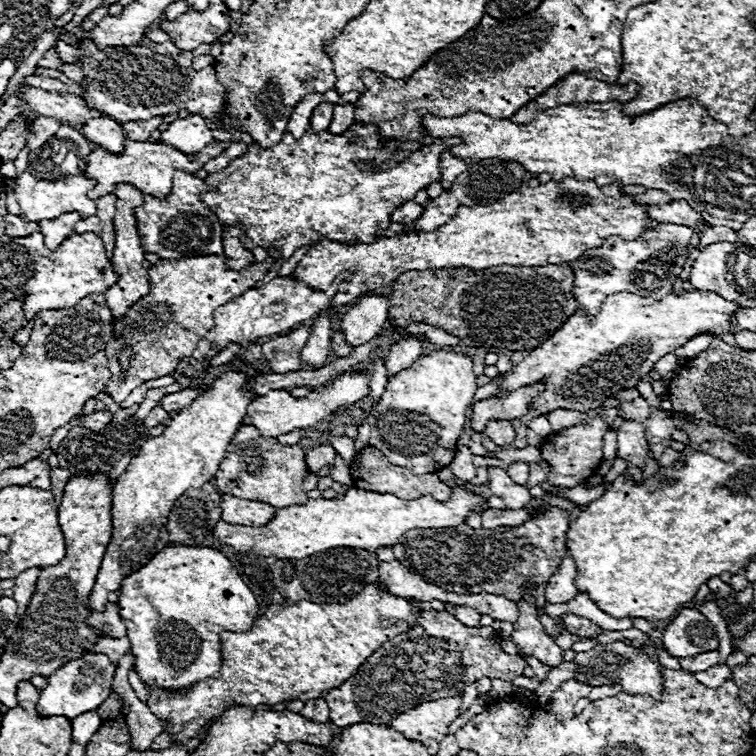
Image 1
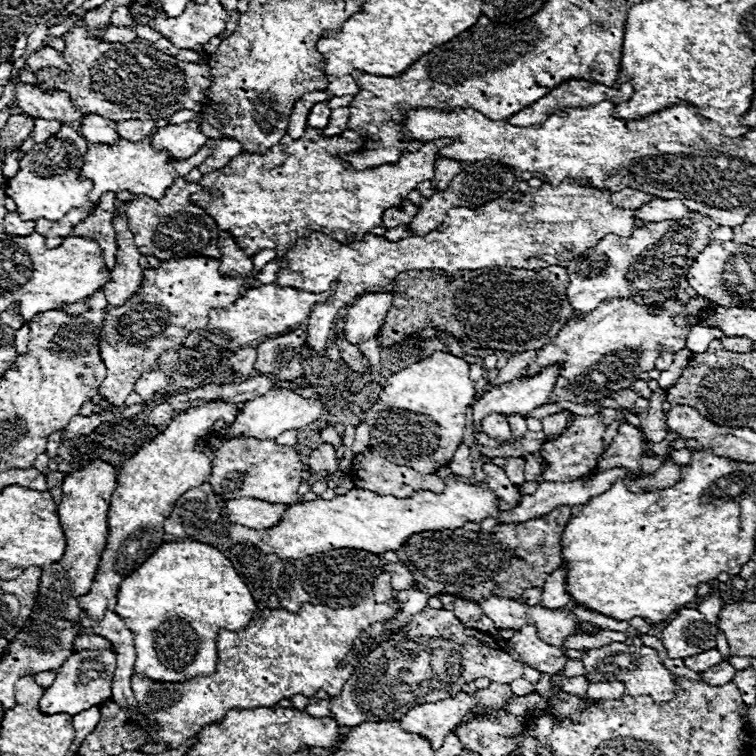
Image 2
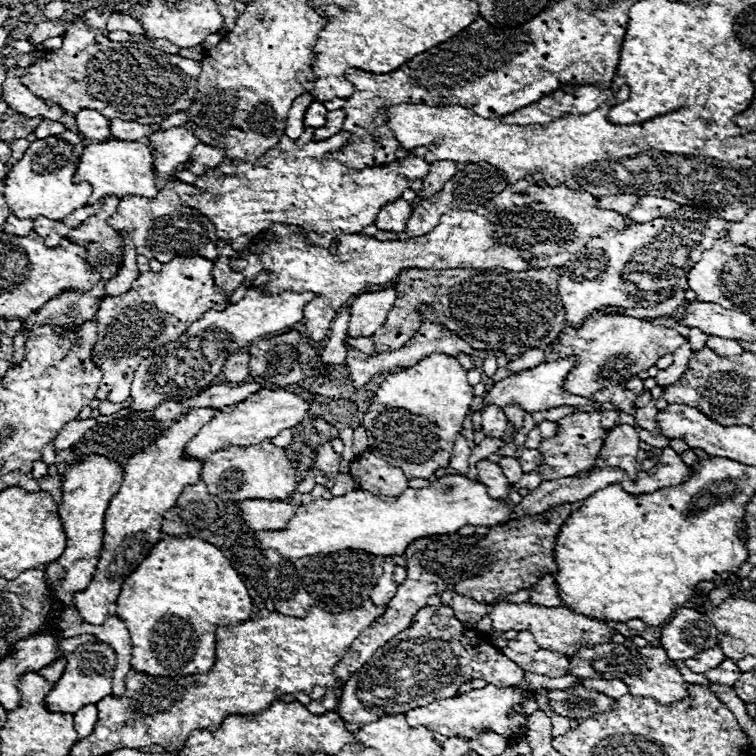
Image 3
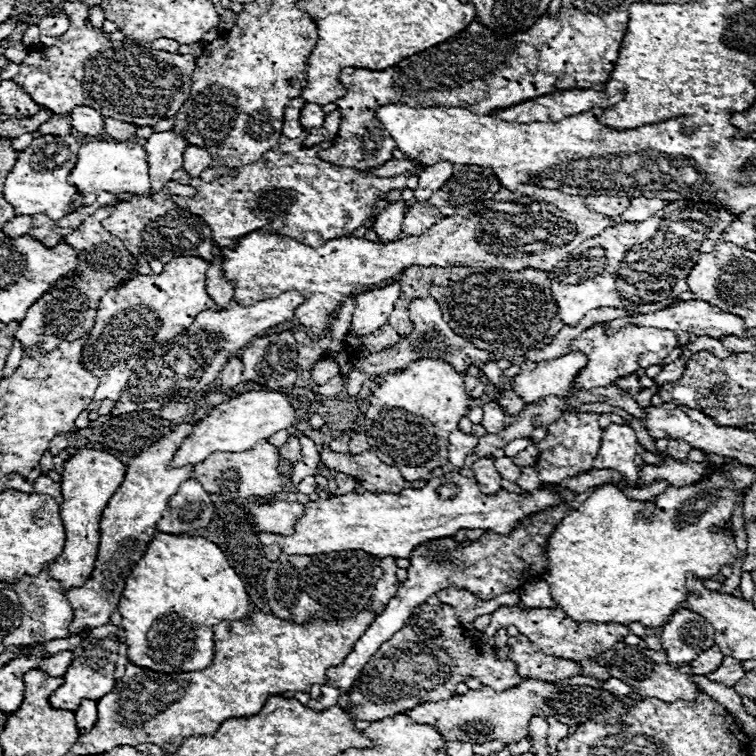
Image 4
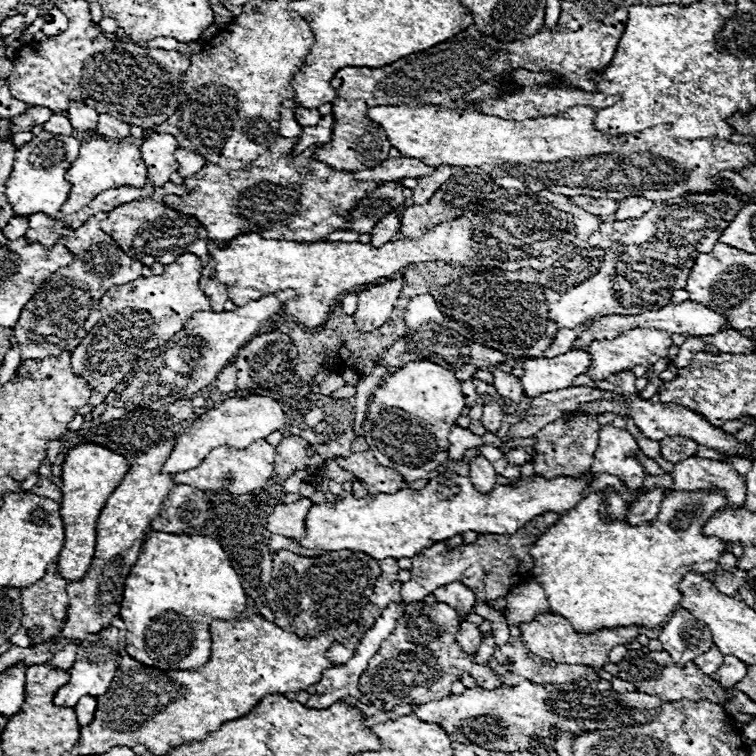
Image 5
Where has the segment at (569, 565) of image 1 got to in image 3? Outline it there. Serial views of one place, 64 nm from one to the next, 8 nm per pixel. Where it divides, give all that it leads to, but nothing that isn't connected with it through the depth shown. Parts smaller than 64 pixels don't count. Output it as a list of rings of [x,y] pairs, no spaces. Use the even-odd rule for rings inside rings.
[[[548,574],[546,578],[542,578],[538,584],[530,586],[530,598],[528,598],[528,602],[536,604],[536,606],[546,606],[546,608],[564,606],[562,600],[558,598],[556,582],[554,582],[552,574]]]

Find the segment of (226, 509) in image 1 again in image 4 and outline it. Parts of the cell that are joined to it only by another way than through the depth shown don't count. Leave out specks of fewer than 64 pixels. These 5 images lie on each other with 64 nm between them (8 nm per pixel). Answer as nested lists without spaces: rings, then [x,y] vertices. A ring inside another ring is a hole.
[[[274,502],[274,504],[260,504],[254,506],[252,514],[262,532],[270,534],[294,534],[298,518],[304,514],[306,504],[302,502]]]

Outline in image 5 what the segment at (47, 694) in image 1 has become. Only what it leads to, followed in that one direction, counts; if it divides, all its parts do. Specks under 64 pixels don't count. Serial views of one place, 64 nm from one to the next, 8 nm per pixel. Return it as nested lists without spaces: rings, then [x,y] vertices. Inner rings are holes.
[[[108,626],[98,634],[88,634],[82,642],[78,642],[78,654],[76,654],[76,662],[70,668],[70,680],[68,684],[58,688],[54,696],[54,704],[76,706],[76,702],[84,694],[90,694],[90,696],[104,694],[110,688],[110,682],[118,668],[118,642],[120,642],[120,630],[116,626]]]

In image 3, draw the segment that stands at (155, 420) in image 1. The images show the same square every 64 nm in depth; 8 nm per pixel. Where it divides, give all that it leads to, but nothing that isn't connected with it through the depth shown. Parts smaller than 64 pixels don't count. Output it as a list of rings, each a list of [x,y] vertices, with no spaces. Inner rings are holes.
[[[164,402],[162,406],[158,406],[154,410],[154,416],[156,416],[156,420],[172,420],[172,422],[176,422],[184,412],[186,410],[182,408],[182,404],[178,404],[178,402]]]

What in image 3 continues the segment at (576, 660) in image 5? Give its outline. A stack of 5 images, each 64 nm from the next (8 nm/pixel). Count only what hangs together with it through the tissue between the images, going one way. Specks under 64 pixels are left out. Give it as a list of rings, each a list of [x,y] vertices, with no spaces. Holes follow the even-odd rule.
[[[496,602],[488,614],[494,620],[494,632],[506,632],[506,630],[528,630],[534,634],[534,640],[544,650],[554,650],[562,656],[576,656],[582,648],[594,648],[600,644],[610,642],[610,638],[618,632],[616,628],[590,620],[586,616],[576,616],[568,608],[540,608],[530,604],[510,604],[510,602]]]

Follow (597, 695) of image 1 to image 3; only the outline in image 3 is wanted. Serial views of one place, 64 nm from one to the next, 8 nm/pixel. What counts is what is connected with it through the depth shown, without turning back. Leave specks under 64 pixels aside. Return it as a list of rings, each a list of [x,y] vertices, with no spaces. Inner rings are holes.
[[[588,680],[588,688],[598,690],[610,698],[620,698],[628,694],[628,686],[620,680]]]

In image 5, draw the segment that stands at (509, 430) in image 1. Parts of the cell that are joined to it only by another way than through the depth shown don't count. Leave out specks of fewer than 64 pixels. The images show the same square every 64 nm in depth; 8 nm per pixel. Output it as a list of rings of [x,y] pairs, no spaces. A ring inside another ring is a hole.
[[[488,402],[484,404],[484,414],[482,414],[482,426],[488,430],[488,432],[498,432],[500,424],[502,424],[502,418],[504,418],[504,410],[498,402]]]

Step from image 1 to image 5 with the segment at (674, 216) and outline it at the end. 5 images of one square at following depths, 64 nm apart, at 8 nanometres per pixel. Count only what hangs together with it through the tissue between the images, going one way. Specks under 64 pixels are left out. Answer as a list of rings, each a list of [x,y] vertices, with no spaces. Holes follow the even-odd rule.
[[[628,196],[624,200],[618,200],[618,208],[614,212],[614,218],[616,220],[622,220],[622,218],[638,218],[644,212],[648,212],[652,206],[654,206],[654,202],[650,202],[650,200],[642,198],[642,196]]]

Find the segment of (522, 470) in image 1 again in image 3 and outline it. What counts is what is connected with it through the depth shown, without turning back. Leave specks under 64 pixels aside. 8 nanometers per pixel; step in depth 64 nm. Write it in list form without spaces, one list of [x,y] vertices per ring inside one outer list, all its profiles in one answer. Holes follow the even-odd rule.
[[[510,456],[500,458],[498,460],[498,466],[502,468],[502,472],[504,472],[504,476],[508,478],[510,484],[516,484],[522,478],[522,474],[524,474],[522,468],[520,468],[520,464],[518,464],[518,460],[516,458],[510,458]]]

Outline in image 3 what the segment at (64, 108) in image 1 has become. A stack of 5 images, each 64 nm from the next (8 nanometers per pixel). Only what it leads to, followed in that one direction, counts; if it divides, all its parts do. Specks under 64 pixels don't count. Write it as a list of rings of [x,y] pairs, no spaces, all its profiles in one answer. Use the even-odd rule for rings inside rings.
[[[14,68],[8,72],[6,82],[2,84],[2,98],[6,100],[8,110],[12,110],[14,114],[22,114],[22,116],[28,116],[28,118],[44,116],[46,120],[60,120],[64,116],[64,112],[60,108],[52,108],[46,102],[42,102],[40,98],[36,98],[18,80],[18,76],[14,76]]]

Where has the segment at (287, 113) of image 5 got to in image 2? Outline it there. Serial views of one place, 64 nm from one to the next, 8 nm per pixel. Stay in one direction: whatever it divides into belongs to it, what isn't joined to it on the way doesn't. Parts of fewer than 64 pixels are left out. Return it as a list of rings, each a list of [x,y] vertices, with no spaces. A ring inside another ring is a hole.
[[[314,92],[314,94],[304,94],[296,104],[294,110],[290,114],[290,122],[288,122],[288,136],[292,136],[294,140],[298,140],[304,130],[306,130],[306,118],[310,112],[310,106],[314,106],[314,102],[328,102],[330,96],[326,92]]]

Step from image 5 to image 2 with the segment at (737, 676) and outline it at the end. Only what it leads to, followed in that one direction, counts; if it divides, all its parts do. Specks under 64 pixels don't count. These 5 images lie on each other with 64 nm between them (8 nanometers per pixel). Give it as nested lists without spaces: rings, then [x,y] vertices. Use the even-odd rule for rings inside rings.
[[[720,662],[718,666],[714,666],[714,670],[706,670],[706,674],[702,676],[710,686],[724,686],[734,680],[734,674],[736,674],[736,668],[732,664]]]

